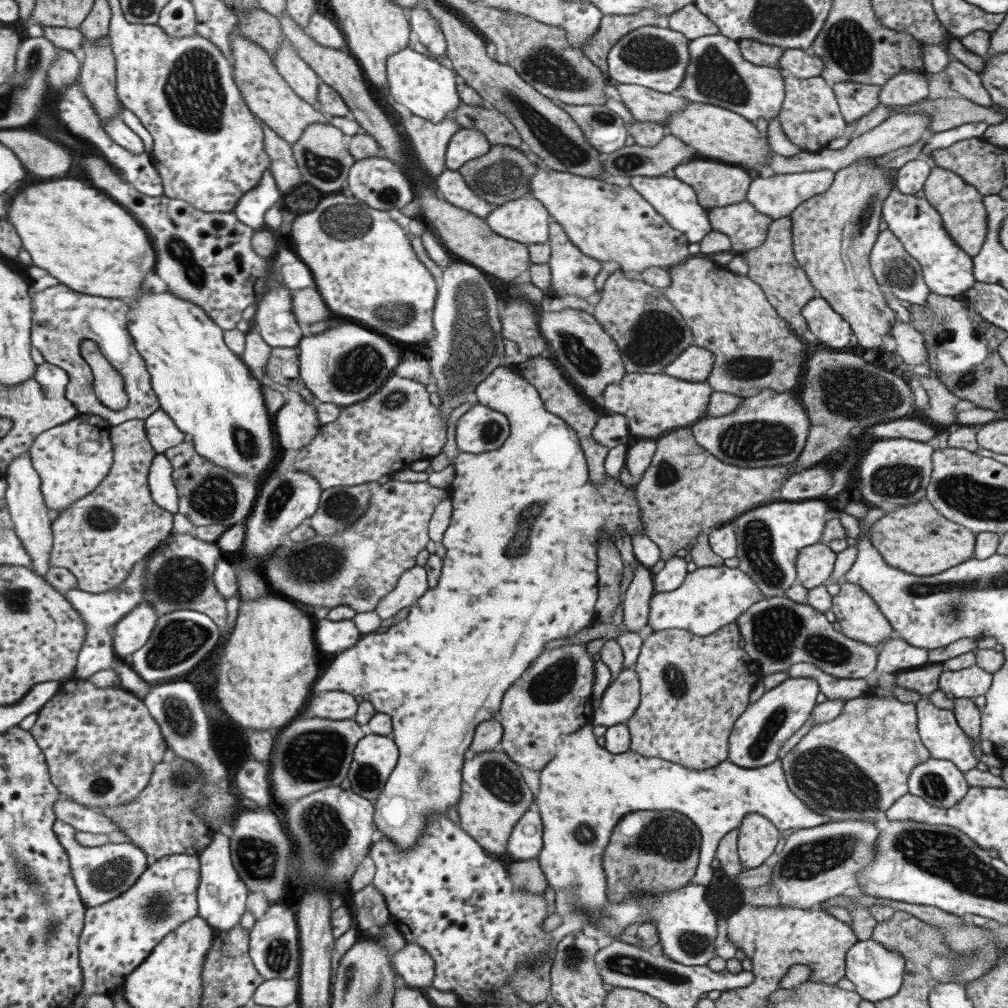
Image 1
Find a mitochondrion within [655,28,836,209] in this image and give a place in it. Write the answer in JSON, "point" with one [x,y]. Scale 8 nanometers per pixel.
{"point":[715,76]}

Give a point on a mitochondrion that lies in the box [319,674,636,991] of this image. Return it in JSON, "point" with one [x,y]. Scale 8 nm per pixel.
{"point":[498,779]}

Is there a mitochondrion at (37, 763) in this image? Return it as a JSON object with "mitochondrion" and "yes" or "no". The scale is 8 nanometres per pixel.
{"mitochondrion":"no"}

